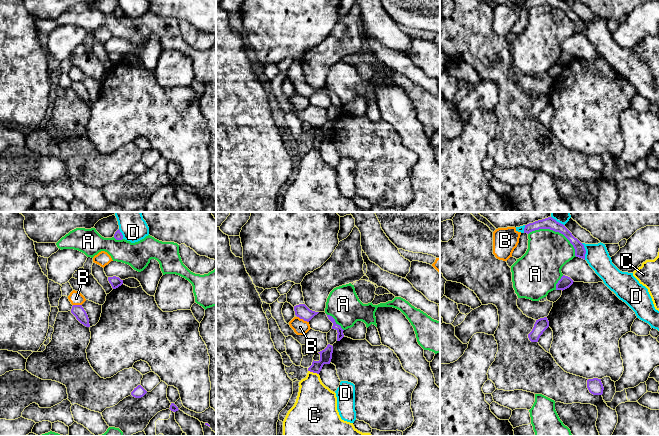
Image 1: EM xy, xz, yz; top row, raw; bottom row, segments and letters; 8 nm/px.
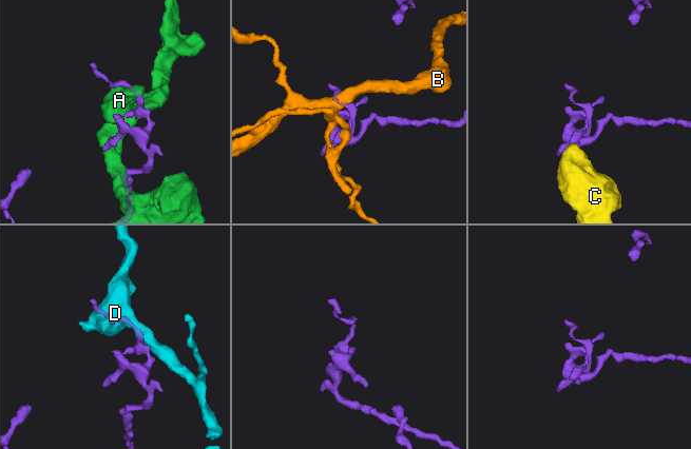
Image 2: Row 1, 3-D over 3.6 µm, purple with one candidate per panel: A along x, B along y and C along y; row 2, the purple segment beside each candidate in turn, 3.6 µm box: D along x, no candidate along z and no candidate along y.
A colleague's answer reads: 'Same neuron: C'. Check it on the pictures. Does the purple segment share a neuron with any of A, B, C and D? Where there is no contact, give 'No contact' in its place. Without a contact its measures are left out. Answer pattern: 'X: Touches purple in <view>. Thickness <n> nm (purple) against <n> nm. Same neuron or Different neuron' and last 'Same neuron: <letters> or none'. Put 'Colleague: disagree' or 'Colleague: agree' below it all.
A: Touches purple in yz. Thickness 100 nm (purple) against 340 nm. Different neuron
B: Touches purple in xz. Thickness 110 nm (purple) against 120 nm. Different neuron
C: Touches purple in xz. Thickness 100 nm (purple) against 320 nm. Different neuron
D: Touches purple in yz. Thickness 90 nm (purple) against 190 nm. Different neuron
Same neuron: none
Colleague: disagree

